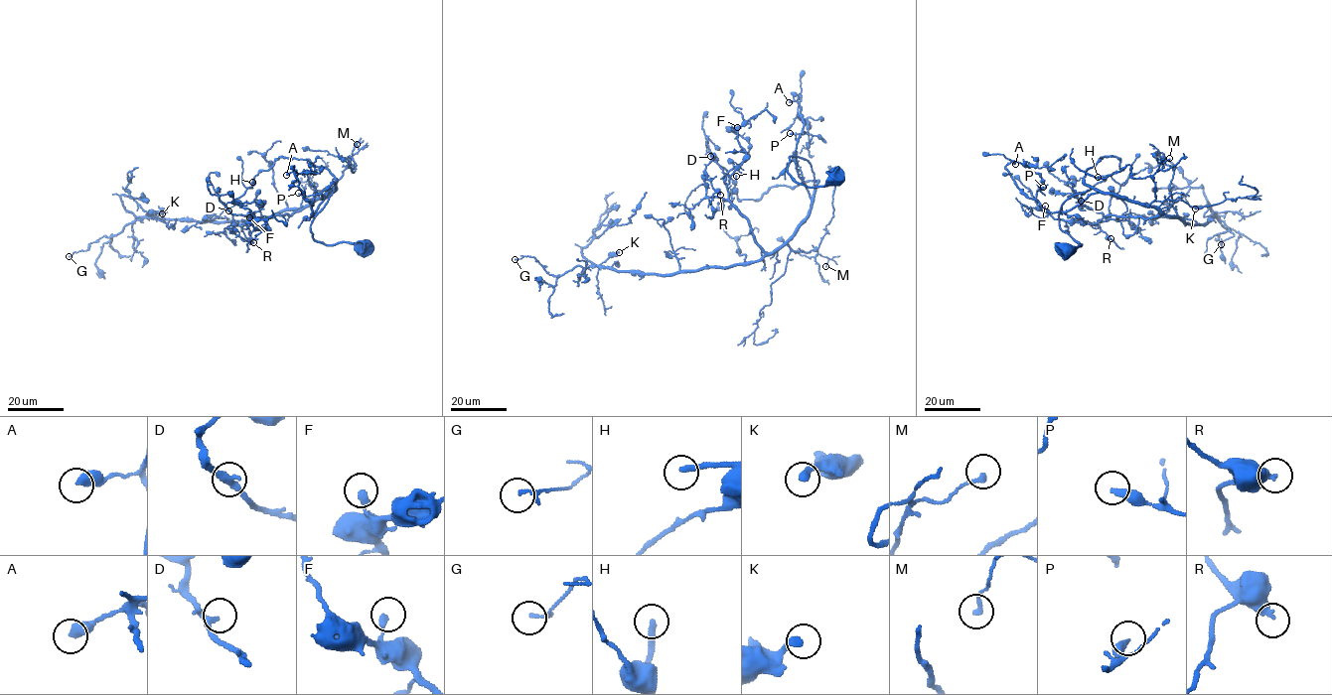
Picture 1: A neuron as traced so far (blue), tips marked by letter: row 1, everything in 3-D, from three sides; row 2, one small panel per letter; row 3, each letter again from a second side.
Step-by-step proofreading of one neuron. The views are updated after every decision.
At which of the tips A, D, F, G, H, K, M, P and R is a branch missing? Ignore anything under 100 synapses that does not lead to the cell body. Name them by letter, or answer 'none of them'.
H

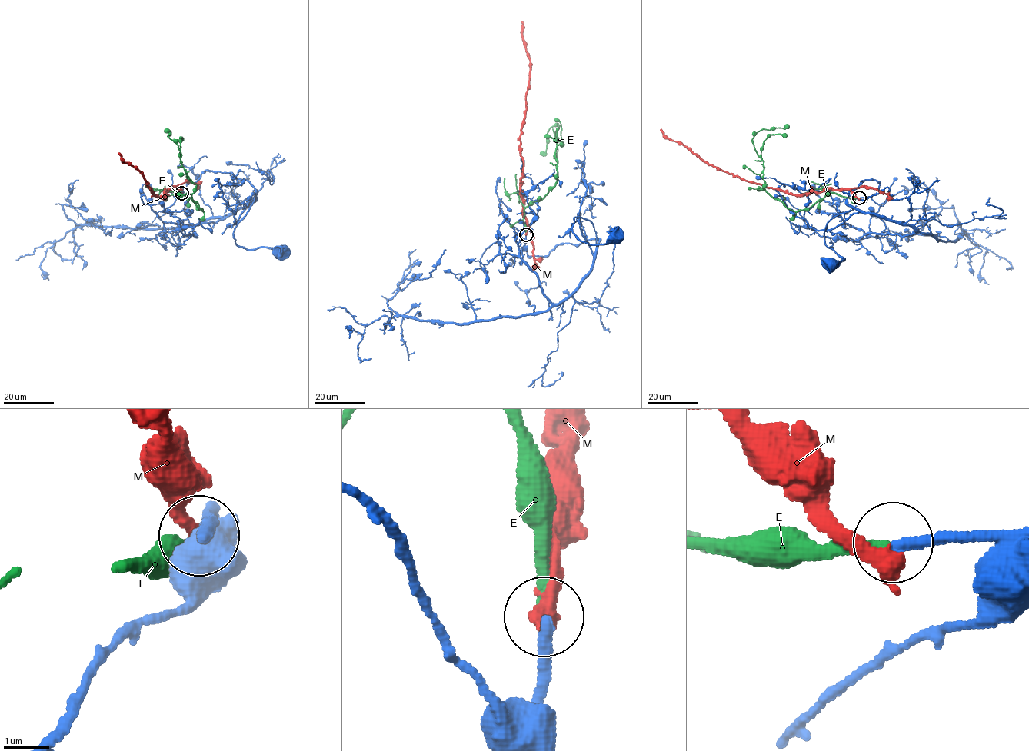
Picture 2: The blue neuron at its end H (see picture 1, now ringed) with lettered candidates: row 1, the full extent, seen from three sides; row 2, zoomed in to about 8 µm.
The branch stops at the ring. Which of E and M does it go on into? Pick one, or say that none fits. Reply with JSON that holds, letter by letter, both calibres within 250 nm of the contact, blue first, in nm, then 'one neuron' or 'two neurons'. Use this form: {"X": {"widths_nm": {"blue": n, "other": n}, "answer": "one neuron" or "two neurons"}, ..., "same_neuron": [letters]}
{"E": {"widths_nm": {"blue": 280, "other": 240}, "answer": "one neuron"}, "M": {"widths_nm": {"blue": 280, "other": 440}, "answer": "two neurons"}, "same_neuron": ["E"]}

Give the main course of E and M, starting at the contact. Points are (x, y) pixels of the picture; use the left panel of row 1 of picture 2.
E: (181, 192), (174, 192), (191, 197), (203, 211), (193, 201), (195, 184), (181, 165), (178, 145), (164, 129)
M: (181, 193), (178, 186), (163, 194), (163, 199), (152, 195), (141, 173), (124, 163), (118, 153)

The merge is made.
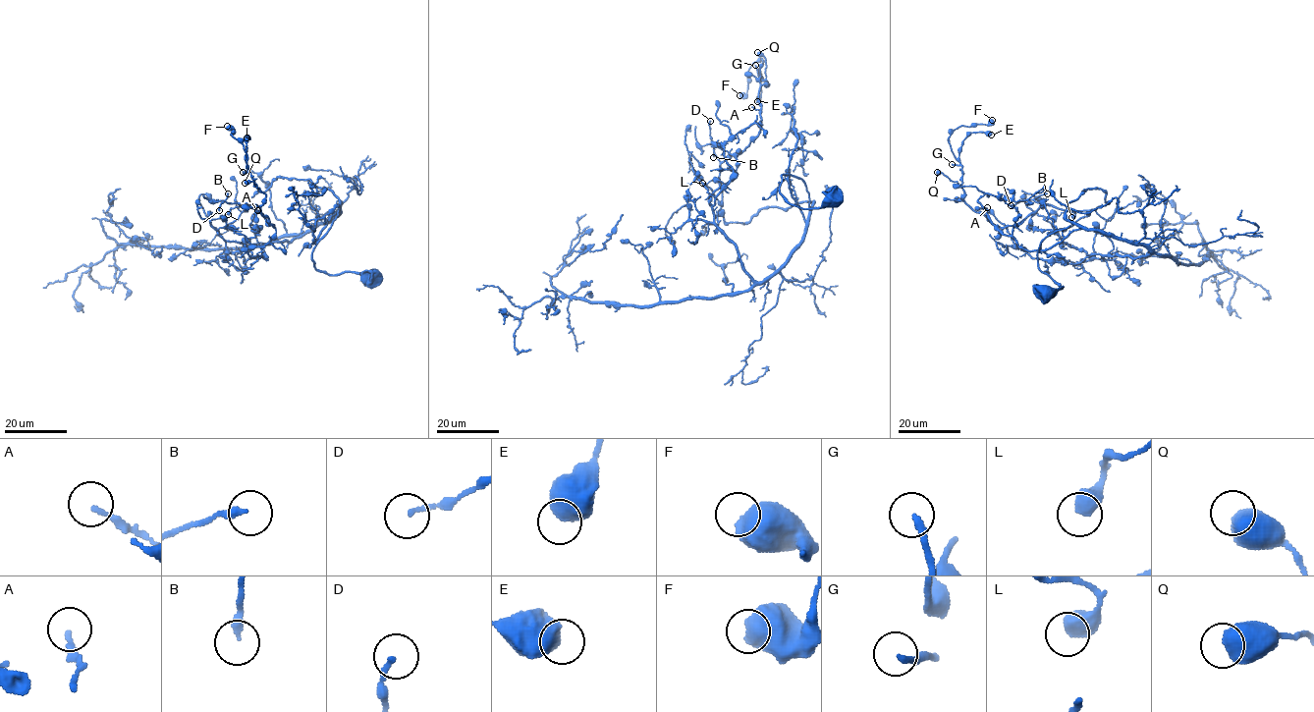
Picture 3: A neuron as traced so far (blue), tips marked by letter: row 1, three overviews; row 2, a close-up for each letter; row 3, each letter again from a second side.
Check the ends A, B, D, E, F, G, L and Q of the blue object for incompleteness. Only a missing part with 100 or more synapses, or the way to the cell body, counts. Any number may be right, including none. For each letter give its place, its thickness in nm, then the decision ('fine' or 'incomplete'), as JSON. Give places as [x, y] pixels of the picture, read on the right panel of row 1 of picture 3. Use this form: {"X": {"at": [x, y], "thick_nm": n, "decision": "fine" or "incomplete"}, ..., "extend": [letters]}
{"A": {"at": [987, 207], "thick_nm": 170, "decision": "fine"}, "B": {"at": [1047, 193], "thick_nm": 260, "decision": "fine"}, "D": {"at": [1011, 205], "thick_nm": 150, "decision": "fine"}, "E": {"at": [991, 135], "thick_nm": 650, "decision": "fine"}, "F": {"at": [992, 120], "thick_nm": 650, "decision": "fine"}, "G": {"at": [952, 164], "thick_nm": 200, "decision": "fine"}, "L": {"at": [1071, 217], "thick_nm": 600, "decision": "fine"}, "Q": {"at": [937, 172], "thick_nm": 700, "decision": "fine"}, "extend": []}

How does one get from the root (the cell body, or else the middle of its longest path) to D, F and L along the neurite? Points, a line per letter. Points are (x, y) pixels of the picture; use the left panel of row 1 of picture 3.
D: (375, 277), (315, 268), (315, 241), (339, 199), (308, 180), (277, 177), (245, 206), (225, 201), (219, 210)
F: (375, 277), (315, 268), (315, 241), (340, 210), (329, 190), (277, 177), (240, 206), (274, 227), (227, 126)
L: (375, 277), (315, 268), (315, 241), (339, 211), (339, 199), (308, 180), (277, 177), (228, 214)

